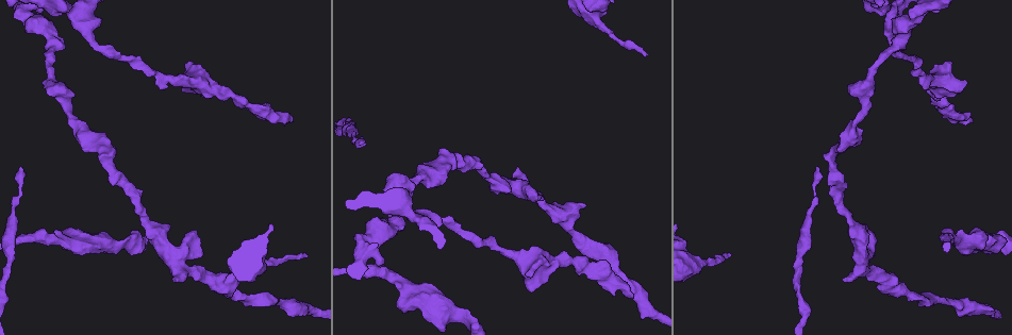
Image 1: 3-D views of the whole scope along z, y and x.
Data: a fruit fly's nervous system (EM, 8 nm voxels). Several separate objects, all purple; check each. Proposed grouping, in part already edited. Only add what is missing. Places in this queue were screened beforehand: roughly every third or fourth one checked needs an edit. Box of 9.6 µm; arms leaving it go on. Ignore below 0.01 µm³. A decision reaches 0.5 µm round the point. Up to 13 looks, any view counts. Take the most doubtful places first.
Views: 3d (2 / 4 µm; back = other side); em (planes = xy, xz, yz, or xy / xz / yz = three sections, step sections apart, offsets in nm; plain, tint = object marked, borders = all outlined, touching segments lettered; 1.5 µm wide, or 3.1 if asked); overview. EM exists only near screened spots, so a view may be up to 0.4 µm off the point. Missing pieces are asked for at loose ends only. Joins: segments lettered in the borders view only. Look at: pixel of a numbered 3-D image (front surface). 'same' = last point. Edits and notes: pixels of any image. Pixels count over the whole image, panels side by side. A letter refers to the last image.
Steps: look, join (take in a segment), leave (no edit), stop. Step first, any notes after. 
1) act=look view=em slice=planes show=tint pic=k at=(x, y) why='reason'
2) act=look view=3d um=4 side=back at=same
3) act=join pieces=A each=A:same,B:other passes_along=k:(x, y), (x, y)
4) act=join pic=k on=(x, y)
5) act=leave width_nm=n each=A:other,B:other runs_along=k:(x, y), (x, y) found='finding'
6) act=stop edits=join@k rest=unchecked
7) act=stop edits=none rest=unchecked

act=look view=em slice=yz step=8 show=borders pic=1 at=(631, 298) why='long arm stops here'

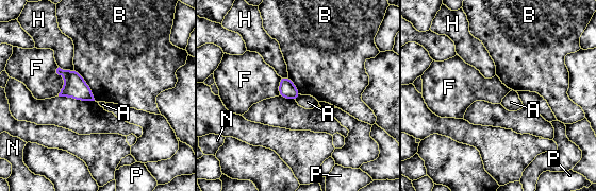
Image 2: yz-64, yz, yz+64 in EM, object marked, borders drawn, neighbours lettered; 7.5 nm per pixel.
act=look view=em slice=planes show=borders at=same

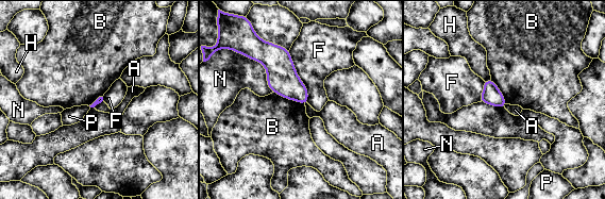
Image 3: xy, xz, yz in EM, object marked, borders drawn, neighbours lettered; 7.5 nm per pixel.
act=leave each=A:other,B:other,F:other,H:other,N:other,P:other border=3:(273, 92), (304, 104) found='no lettered segment goes on from it'

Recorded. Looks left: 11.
act=look view=3d um=4 side=back pic=1 at=(583, 206) why='an open end'

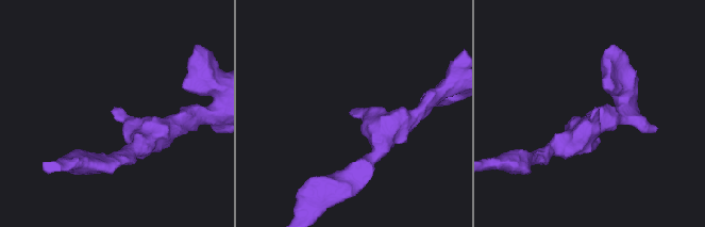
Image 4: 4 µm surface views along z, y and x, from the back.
act=look view=em slice=xy step=4 show=tint pic=4 at=(112, 113) why='now the EM'

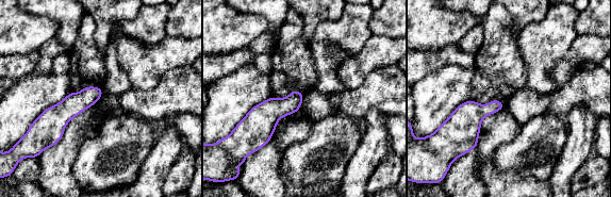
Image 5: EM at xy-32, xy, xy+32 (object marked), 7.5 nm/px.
act=look view=em slice=planes show=borders at=same

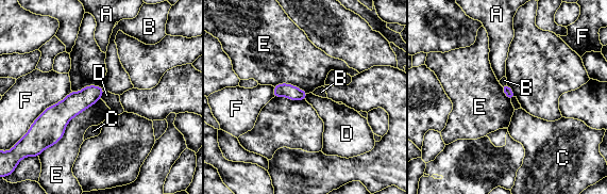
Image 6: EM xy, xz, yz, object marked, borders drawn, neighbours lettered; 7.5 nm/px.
act=leave each=A:other,B:other,C:other,D:other,E:other,F:other border=6:(105, 91), (100, 98) found='no lettered segment goes on from it'

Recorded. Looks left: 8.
act=look view=em slice=planes show=plain pic=1 at=(729, 253) why='branch stops here'

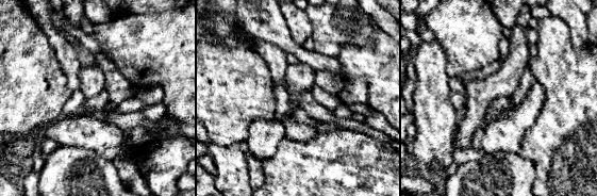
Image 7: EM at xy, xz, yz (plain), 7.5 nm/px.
act=look view=em slice=planes show=borders at=same

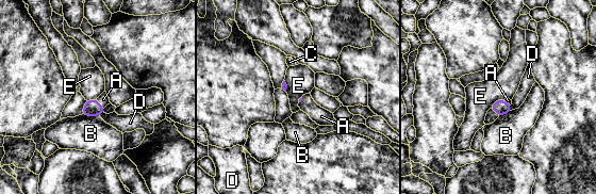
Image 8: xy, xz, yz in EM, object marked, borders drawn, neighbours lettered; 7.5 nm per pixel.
act=join pieces=A each=A:same,B:other,C:other,D:other,E:other passes_along=8:(92, 108), (98, 102), (103, 99) found='the neuron continues'

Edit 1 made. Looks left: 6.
act=look view=overview why='see it whole again'

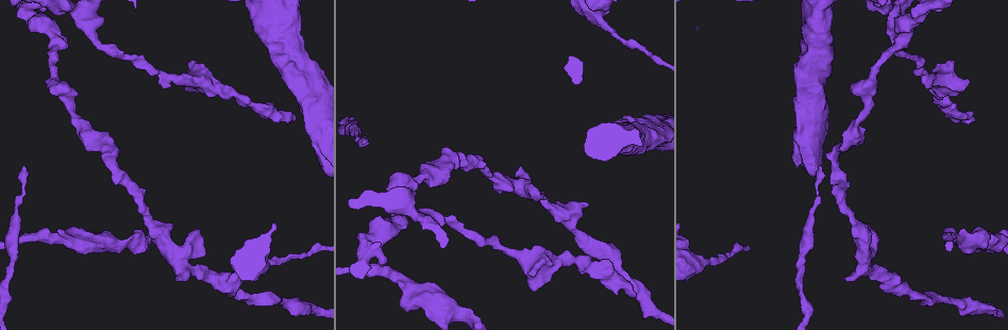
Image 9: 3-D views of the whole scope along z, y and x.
act=look view=3d um=2 pic=9 at=(23, 166) why='free end'

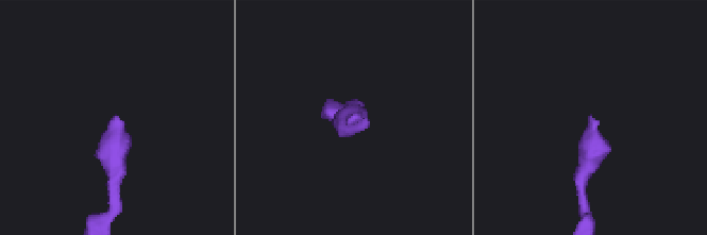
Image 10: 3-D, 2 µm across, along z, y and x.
act=look view=em slice=xz step=8 show=borders pic=10 at=(355, 114) why='now the EM'

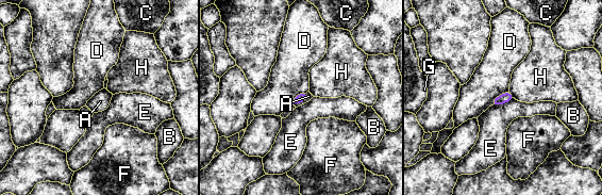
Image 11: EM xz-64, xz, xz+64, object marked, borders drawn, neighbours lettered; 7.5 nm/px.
act=look view=em slice=yz step=8 show=borders at=same why='cut it another way'

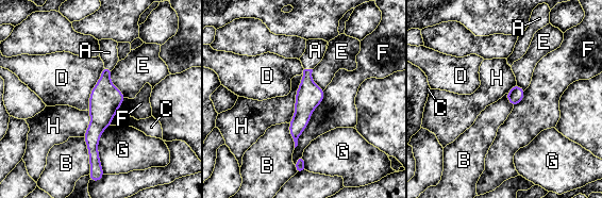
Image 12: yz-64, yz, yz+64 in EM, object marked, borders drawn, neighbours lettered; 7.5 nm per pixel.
act=join pieces=A each=A:same,B:other,C:other,D:other,E:other,F:other,G:other,H:other passes_along=12:(105, 99), (109, 68), (109, 52) found='the neuron continues'

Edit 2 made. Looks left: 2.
act=stop edits=join@8,join@12 rest=unchecked

